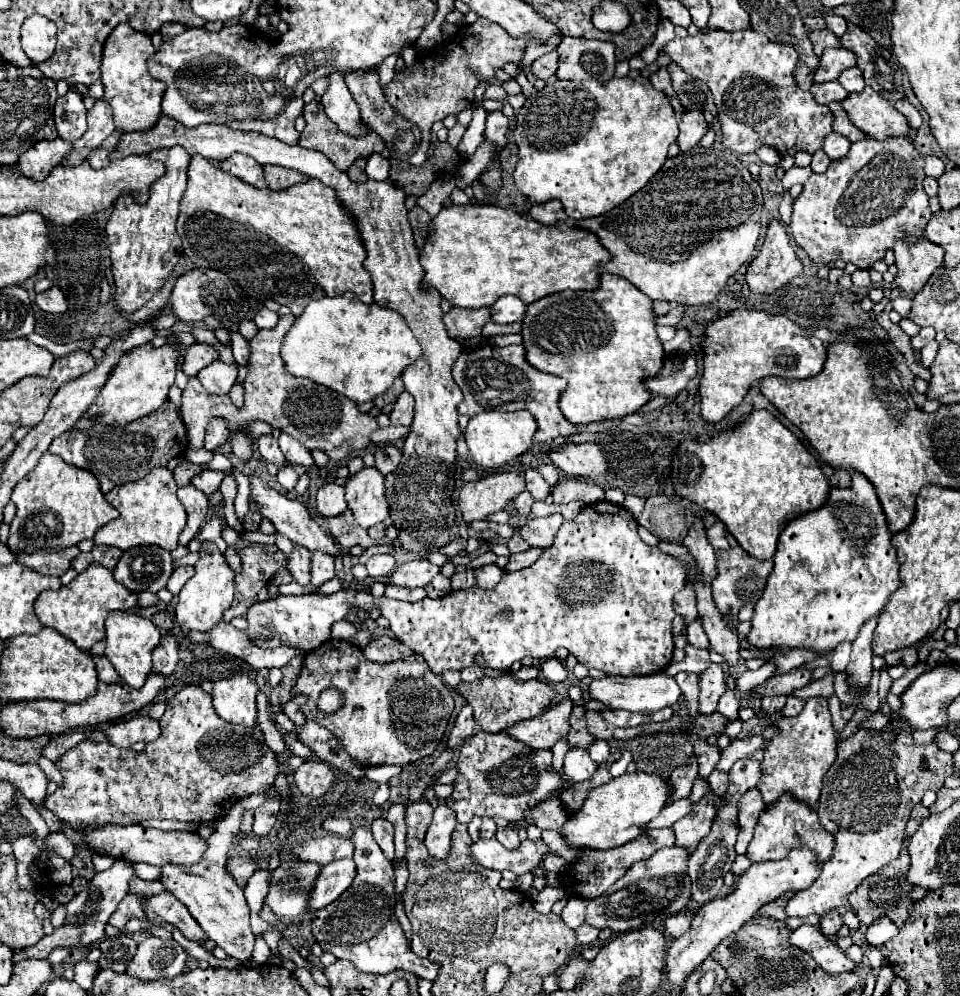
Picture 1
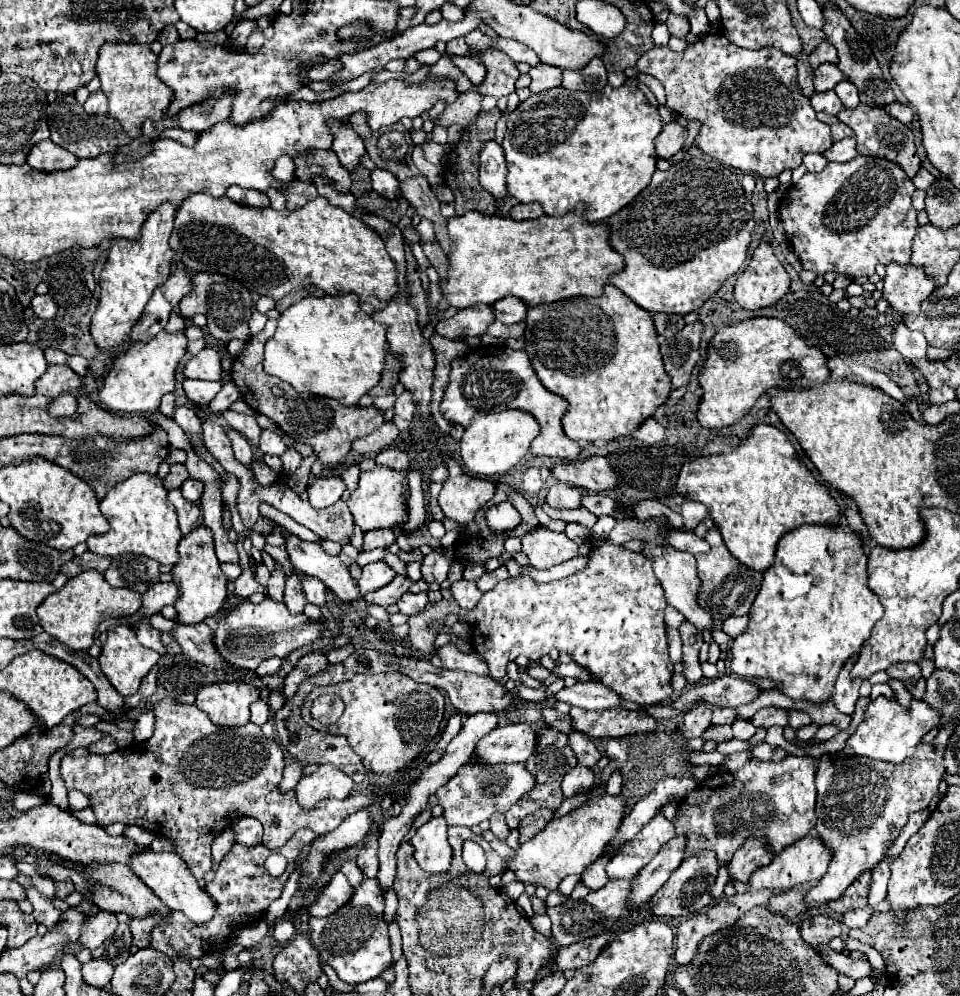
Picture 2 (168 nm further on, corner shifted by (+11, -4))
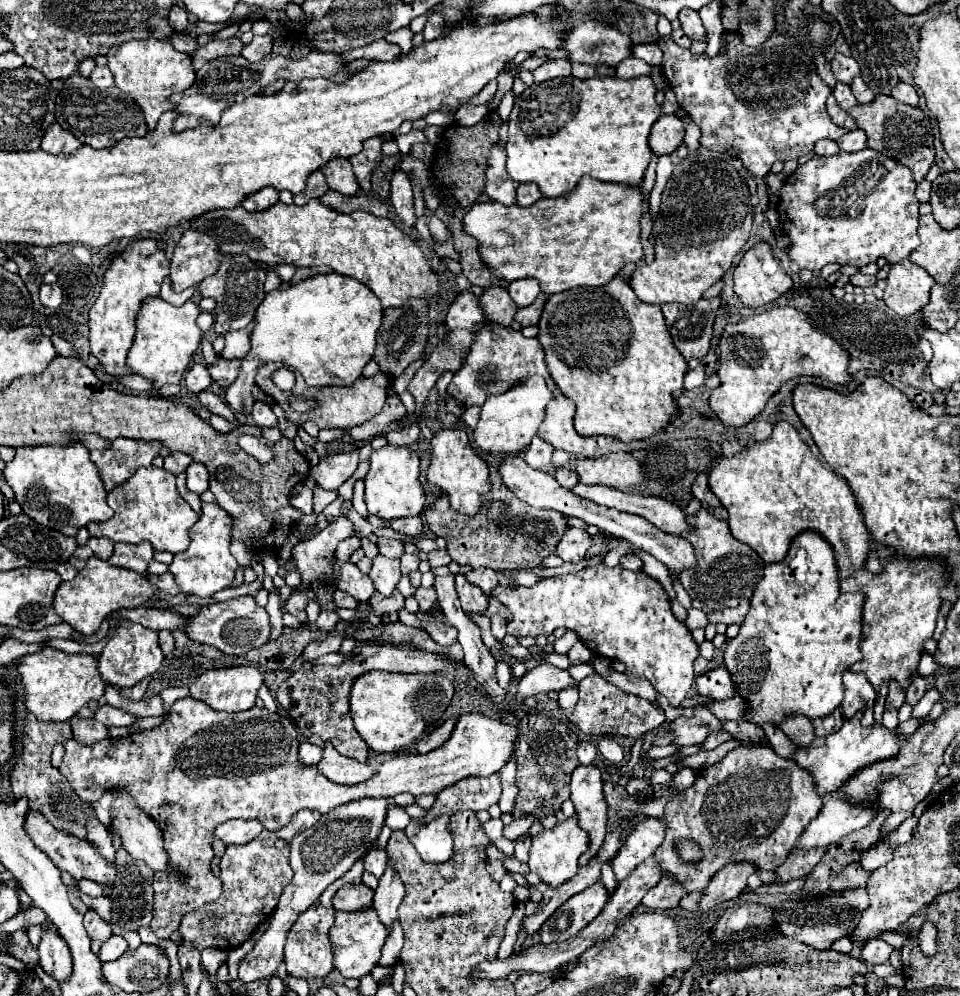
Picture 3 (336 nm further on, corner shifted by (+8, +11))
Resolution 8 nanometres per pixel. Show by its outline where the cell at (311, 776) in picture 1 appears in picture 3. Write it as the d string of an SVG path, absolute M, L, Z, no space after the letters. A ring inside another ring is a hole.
M325 744L323 758L317 764L317 768L323 776L333 780L335 784L347 784L347 786L365 782L373 776L373 770L367 764L339 754L331 744Z

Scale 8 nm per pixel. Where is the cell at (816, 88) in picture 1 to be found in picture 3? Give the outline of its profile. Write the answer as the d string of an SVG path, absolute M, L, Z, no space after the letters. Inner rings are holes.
M835 84L833 96L835 96L837 104L839 104L843 110L847 110L847 108L851 108L851 106L857 104L857 100L855 100L855 96L851 94L851 90L849 90L847 84Z

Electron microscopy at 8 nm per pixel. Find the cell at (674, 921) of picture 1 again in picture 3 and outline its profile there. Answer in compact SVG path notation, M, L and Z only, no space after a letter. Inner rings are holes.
M793 848L791 856L787 856L787 860L775 868L777 880L771 884L787 884L791 880L799 880L803 876L807 876L813 866L821 860L821 856L825 854L825 850L821 848L811 848L811 850L803 850L803 848Z

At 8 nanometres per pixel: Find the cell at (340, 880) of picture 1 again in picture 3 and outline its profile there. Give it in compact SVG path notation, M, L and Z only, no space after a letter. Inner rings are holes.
M345 884L339 888L339 892L333 898L335 910L359 910L365 906L371 906L373 902L373 890L369 886L361 884Z

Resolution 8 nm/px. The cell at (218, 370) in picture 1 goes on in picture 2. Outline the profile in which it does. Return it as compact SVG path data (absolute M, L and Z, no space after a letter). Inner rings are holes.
M198 379L184 381L184 393L186 393L188 401L194 405L200 405L200 407L206 407L216 397L220 387L222 387L220 383L212 383L212 381L208 381L208 383L198 381Z

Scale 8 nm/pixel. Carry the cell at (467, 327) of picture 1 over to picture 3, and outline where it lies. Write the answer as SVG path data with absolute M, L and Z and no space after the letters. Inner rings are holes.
M503 286L485 288L479 298L479 304L489 322L497 322L503 326L509 326L513 322L513 314L515 314L517 306L511 302L511 298Z

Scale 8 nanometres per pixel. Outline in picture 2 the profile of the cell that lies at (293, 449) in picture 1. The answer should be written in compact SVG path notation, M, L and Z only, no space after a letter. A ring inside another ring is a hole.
M262 429L258 449L260 449L262 453L270 453L270 455L282 455L282 453L284 453L288 447L286 447L286 443L282 441L282 437L280 437L276 431Z

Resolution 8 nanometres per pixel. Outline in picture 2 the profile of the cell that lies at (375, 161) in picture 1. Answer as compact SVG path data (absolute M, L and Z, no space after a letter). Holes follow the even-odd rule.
M376 169L376 171L372 171L372 189L378 193L378 195L382 195L384 199L388 199L388 201L394 201L394 199L400 199L400 183L398 183L398 179L392 175L392 173L388 173L386 169Z

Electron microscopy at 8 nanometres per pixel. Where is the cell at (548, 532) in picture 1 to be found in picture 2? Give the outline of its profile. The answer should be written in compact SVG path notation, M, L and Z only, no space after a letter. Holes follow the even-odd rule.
M540 527L522 537L522 551L528 555L532 567L550 569L574 559L578 555L578 545L568 539L566 533L556 533Z

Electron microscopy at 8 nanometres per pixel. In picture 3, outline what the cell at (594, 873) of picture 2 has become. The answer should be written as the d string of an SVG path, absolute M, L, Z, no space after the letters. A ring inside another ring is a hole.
M604 863L601 868L601 882L603 882L604 886L607 888L607 891L610 894L613 894L615 888L617 887L617 880L615 879L614 872L610 864Z

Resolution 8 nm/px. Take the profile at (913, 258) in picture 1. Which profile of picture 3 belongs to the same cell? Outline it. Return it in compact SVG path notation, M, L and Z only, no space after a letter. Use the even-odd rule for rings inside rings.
M907 258L891 266L883 300L899 316L911 316L927 304L933 286L935 280L927 274L927 270L911 264Z

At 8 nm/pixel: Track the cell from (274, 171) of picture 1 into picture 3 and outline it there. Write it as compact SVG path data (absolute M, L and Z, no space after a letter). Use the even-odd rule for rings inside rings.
M313 172L309 178L307 178L307 184L305 184L305 190L295 194L293 196L293 202L297 206L303 206L307 204L311 198L321 198L323 194L327 192L327 182L325 182L325 176L321 172Z

